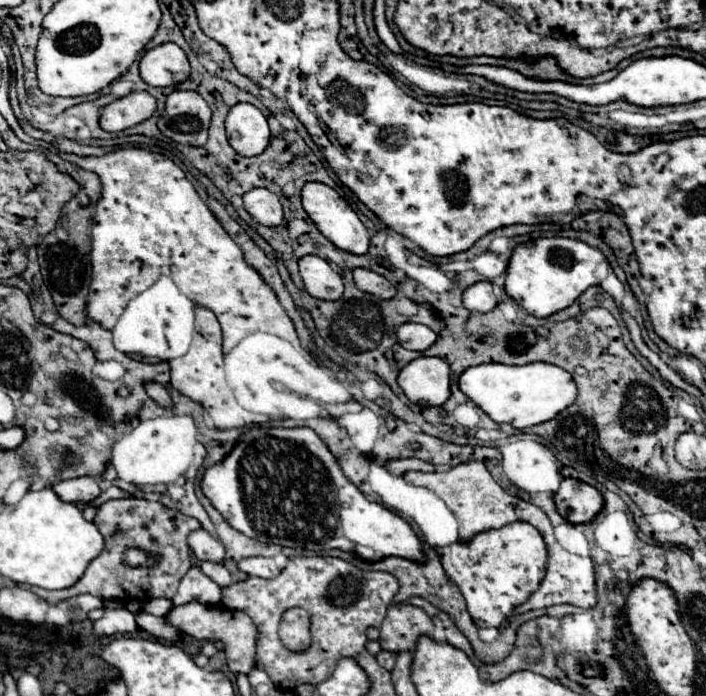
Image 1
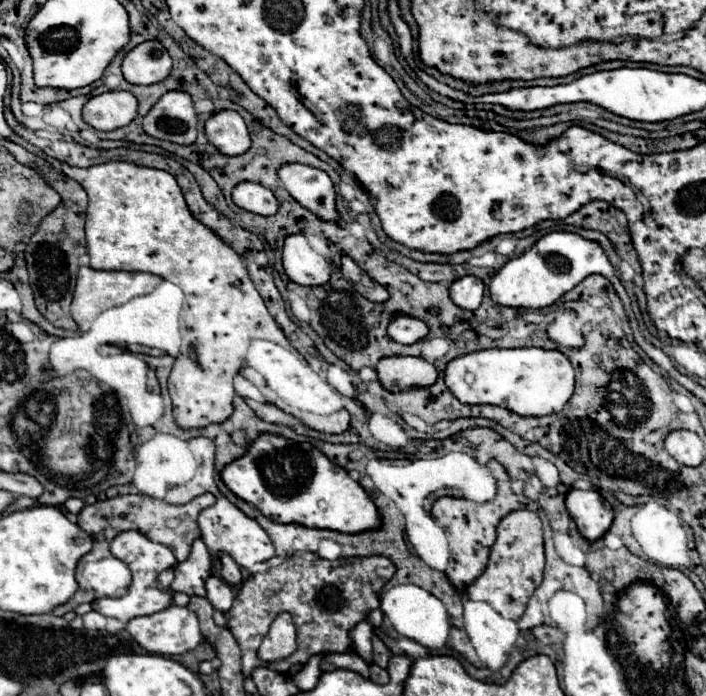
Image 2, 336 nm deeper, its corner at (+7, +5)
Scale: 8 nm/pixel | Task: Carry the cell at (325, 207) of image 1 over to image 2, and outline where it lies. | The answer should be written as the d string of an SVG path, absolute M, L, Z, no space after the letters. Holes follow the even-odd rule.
M287 162L277 170L277 176L285 190L307 210L315 212L323 220L337 222L335 210L335 188L331 178L313 166Z

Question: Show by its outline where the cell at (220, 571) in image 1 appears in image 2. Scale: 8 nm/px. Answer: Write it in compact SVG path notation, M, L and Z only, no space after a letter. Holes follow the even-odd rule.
M211 576L207 580L207 600L211 602L211 606L215 610L227 612L231 608L231 604L233 604L233 598L235 598L233 588L227 582L223 582L217 576Z

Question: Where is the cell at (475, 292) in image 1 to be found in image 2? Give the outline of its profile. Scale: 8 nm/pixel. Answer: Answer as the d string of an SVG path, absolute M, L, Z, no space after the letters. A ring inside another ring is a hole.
M463 276L449 286L451 300L463 310L477 310L483 300L483 282L477 276Z

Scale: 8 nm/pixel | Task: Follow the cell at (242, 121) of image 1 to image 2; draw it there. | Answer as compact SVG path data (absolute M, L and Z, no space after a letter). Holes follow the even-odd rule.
M221 110L205 122L207 140L227 156L239 156L249 150L251 138L243 118L233 110Z

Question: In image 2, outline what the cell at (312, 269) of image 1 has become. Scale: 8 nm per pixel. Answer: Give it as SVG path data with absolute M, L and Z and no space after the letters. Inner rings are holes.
M291 234L285 238L283 268L293 282L303 286L321 286L331 274L327 258L317 254L303 234Z

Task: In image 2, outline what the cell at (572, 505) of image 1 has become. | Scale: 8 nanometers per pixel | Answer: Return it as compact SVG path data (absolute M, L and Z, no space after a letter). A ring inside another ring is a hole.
M573 488L567 494L567 510L577 524L583 538L589 542L599 540L613 522L613 508L607 506L603 496L595 490L577 490Z

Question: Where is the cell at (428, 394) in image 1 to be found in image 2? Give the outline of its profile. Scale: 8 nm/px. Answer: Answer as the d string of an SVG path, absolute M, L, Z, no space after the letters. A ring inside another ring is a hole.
M387 356L375 366L379 384L389 392L401 392L419 386L431 386L437 380L437 370L431 362L417 356Z

